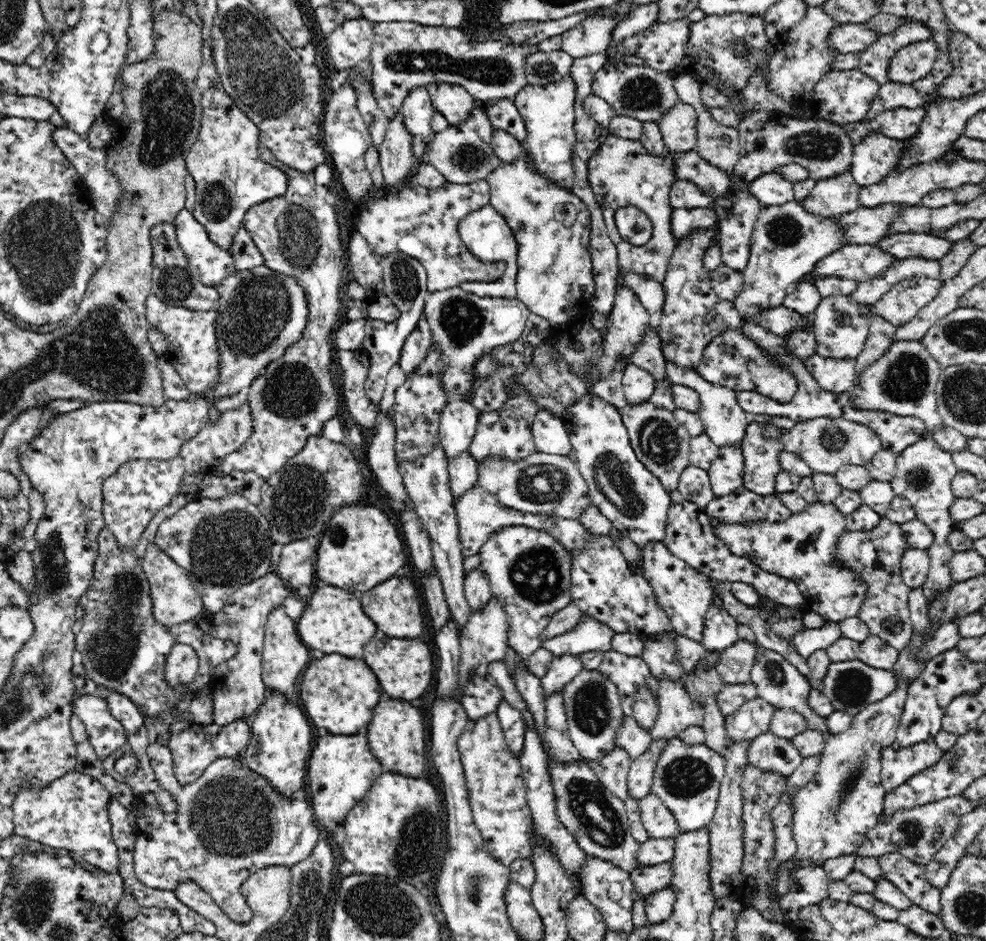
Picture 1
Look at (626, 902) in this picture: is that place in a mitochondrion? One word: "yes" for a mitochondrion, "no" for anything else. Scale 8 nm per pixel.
no

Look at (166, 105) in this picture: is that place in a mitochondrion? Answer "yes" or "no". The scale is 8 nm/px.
yes

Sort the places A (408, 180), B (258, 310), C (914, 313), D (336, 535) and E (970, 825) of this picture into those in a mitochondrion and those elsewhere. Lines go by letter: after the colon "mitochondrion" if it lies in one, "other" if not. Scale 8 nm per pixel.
A: other
B: mitochondrion
C: other
D: mitochondrion
E: other

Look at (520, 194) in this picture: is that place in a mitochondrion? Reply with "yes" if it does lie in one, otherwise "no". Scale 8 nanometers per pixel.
no

